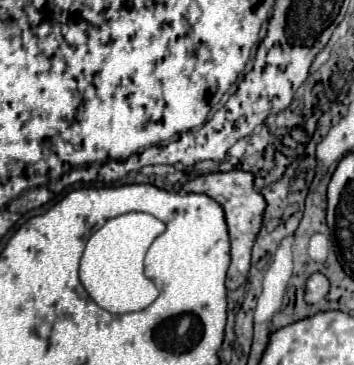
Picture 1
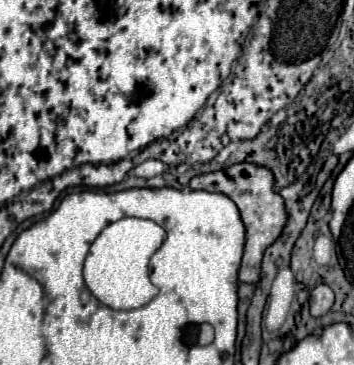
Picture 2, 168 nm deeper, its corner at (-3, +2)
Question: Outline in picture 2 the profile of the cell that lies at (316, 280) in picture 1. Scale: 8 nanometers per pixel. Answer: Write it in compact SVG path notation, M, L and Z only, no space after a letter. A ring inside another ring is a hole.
M317 284L309 296L311 314L317 318L317 316L329 312L331 306L333 306L333 290L327 284Z

